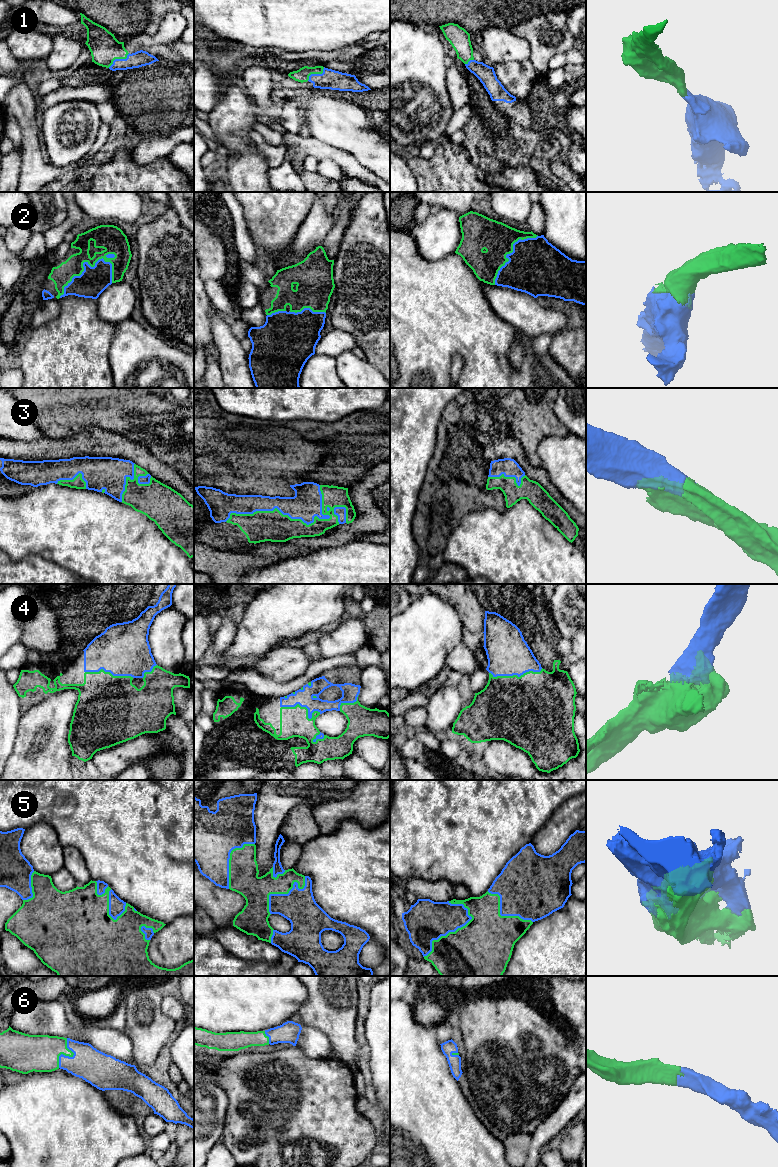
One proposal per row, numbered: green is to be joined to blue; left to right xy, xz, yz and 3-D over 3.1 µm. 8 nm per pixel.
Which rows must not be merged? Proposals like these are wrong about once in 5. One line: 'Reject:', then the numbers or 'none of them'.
Reject: none of them

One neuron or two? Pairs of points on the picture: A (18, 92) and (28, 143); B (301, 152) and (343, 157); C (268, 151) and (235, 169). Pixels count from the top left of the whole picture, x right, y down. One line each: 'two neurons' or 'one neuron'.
A: one neuron
B: one neuron
C: two neurons

